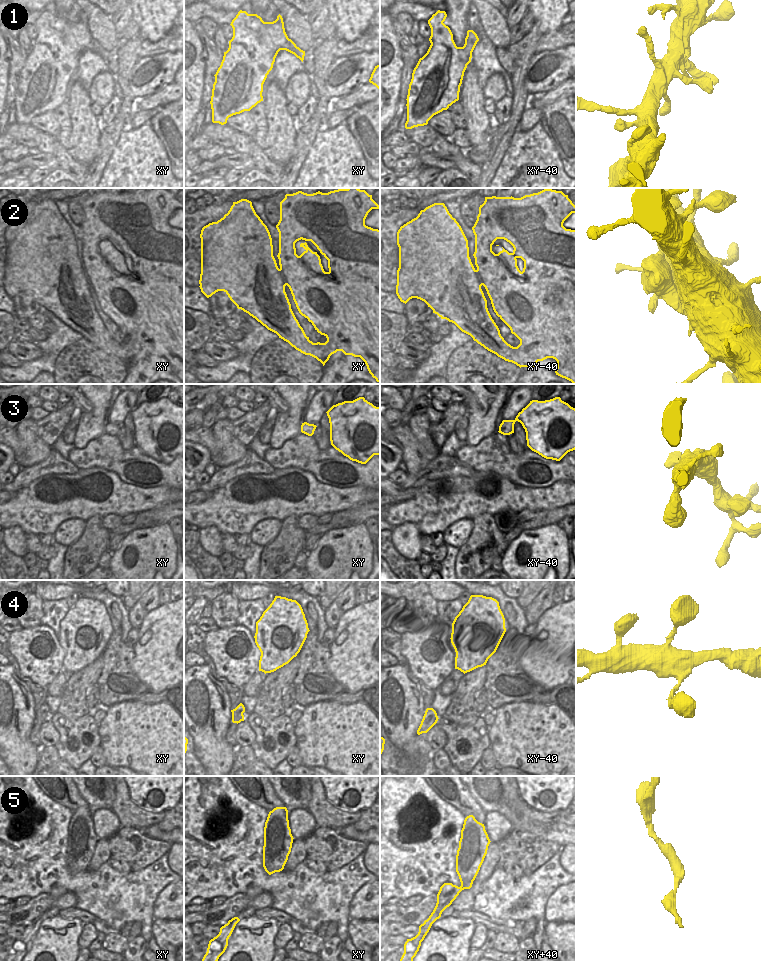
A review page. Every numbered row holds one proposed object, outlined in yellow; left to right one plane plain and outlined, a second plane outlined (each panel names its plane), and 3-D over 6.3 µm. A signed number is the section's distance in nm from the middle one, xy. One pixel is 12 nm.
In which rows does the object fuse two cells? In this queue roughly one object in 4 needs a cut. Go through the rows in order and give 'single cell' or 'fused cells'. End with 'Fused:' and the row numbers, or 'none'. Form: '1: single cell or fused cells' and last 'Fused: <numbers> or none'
1: single cell
2: single cell
3: single cell
4: single cell
5: single cell
Fused: none

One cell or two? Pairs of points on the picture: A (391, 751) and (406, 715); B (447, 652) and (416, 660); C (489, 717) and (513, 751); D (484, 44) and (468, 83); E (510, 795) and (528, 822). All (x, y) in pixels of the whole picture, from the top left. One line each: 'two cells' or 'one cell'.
A: two cells
B: one cell
C: two cells
D: two cells
E: one cell

